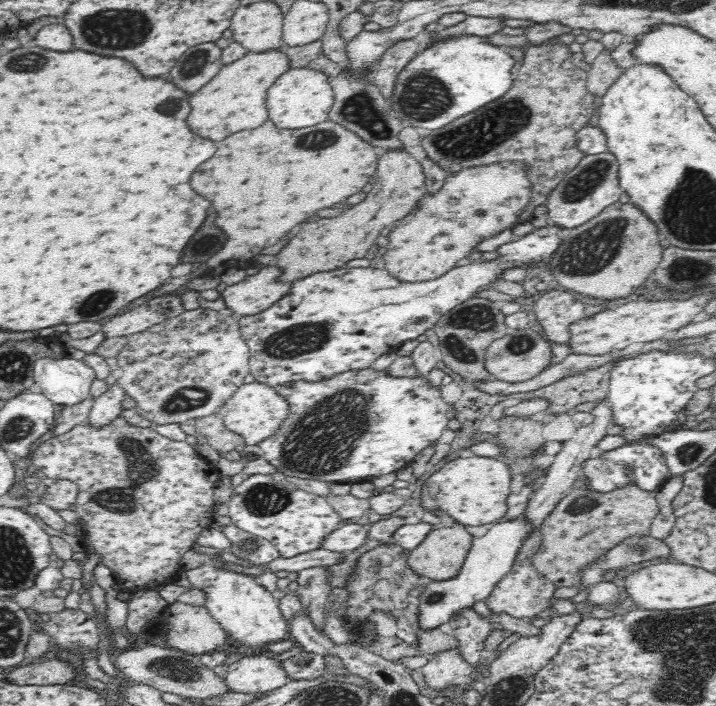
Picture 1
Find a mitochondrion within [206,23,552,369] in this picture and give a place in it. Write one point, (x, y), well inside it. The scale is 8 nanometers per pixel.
(477, 137)

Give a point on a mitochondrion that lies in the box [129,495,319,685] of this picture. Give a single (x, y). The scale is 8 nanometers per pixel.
(176, 668)

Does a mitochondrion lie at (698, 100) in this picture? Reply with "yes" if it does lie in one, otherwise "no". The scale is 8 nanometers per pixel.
no

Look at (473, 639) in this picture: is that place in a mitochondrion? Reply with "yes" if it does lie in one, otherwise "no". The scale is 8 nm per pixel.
no

